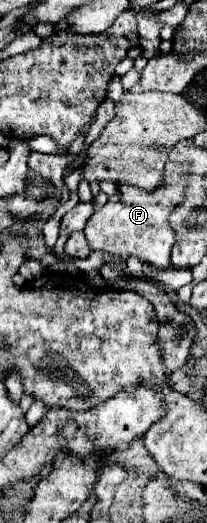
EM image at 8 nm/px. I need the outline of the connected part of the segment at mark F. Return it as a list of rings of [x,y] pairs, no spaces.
[[[180,174],[172,184],[164,184],[158,192],[144,192],[138,186],[122,184],[116,194],[108,198],[108,202],[92,214],[88,220],[84,234],[92,246],[92,250],[102,250],[110,258],[126,260],[128,256],[136,256],[142,262],[154,266],[170,266],[170,250],[174,246],[174,230],[168,222],[170,214],[176,210],[178,202],[186,196],[184,182],[190,180],[190,174]]]

